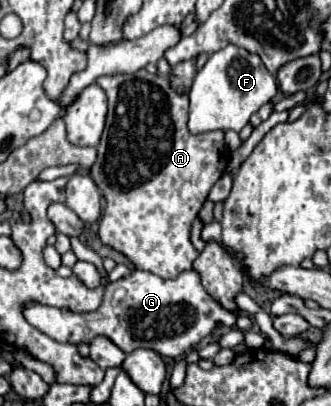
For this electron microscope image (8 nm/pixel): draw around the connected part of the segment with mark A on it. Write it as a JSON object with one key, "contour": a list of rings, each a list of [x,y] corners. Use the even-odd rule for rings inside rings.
{"contour":[[[136,71],[136,73],[114,73],[114,75],[104,75],[96,81],[108,95],[108,117],[106,117],[106,129],[102,133],[102,139],[98,143],[98,159],[96,163],[90,167],[90,175],[96,183],[96,187],[100,189],[102,197],[104,197],[104,211],[100,217],[100,239],[104,245],[112,247],[114,251],[126,255],[136,269],[144,269],[150,271],[162,279],[174,279],[180,271],[192,269],[192,261],[198,257],[198,251],[194,249],[192,241],[190,241],[190,225],[192,221],[198,217],[200,207],[204,205],[208,191],[212,189],[212,185],[222,177],[224,167],[230,159],[230,151],[224,145],[224,131],[210,131],[210,133],[200,133],[200,135],[192,135],[186,127],[186,109],[188,109],[188,93],[178,93],[168,77],[158,77],[152,75],[148,71]]]}

